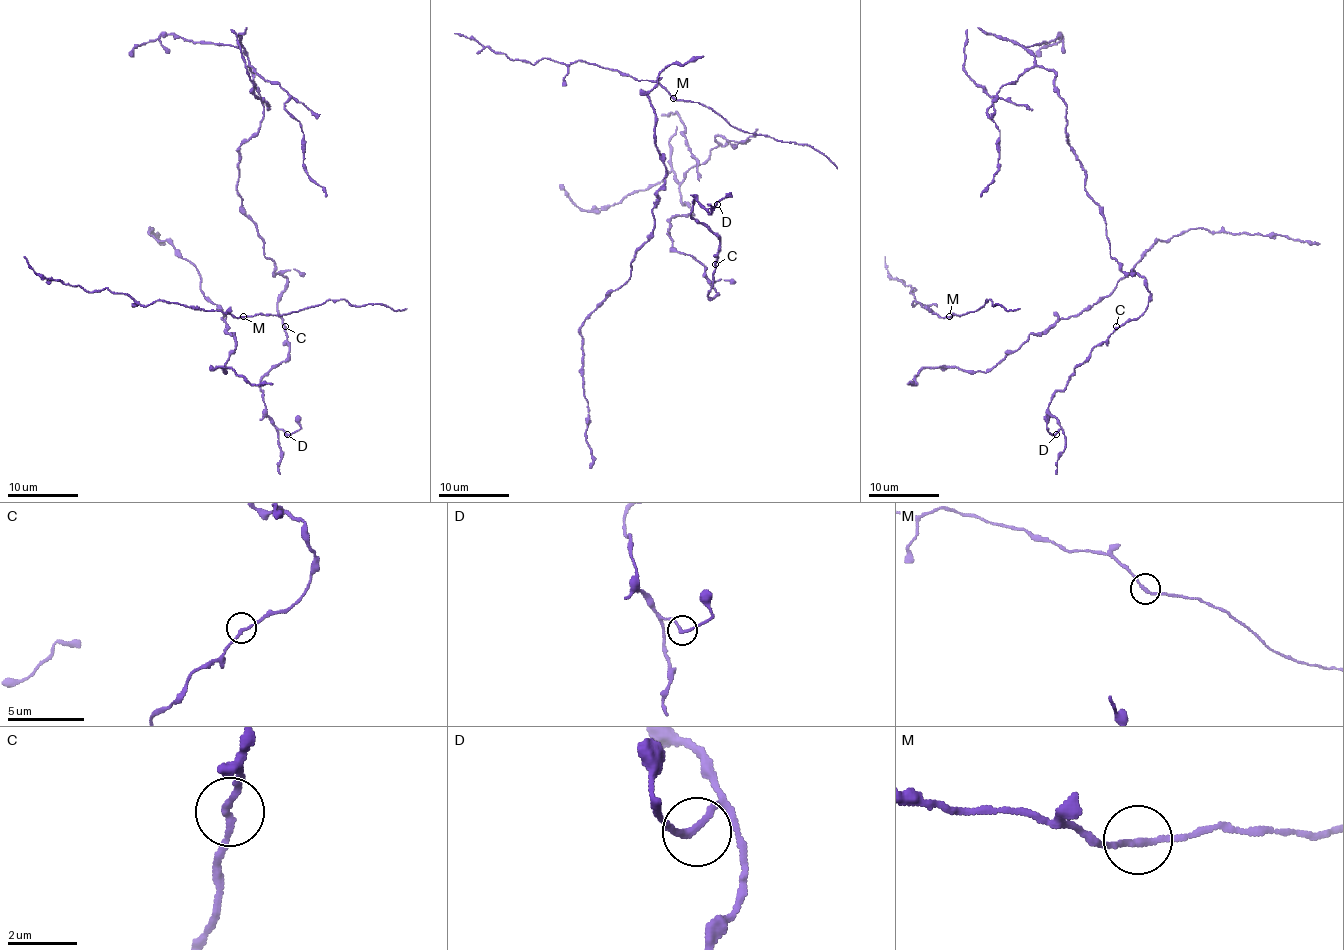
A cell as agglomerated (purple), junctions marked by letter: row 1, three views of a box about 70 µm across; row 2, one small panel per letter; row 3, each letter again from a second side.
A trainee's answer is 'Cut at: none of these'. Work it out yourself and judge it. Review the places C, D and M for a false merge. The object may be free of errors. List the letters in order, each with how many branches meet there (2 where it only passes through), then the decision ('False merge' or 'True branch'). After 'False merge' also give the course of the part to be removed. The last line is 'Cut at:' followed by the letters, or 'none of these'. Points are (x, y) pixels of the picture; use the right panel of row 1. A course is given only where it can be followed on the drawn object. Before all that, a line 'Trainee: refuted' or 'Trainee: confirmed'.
Trainee: confirmed
C: Branches: 2. True branch
D: Branches: 2. True branch
M: Branches: 2. True branch
Cut at: none of these

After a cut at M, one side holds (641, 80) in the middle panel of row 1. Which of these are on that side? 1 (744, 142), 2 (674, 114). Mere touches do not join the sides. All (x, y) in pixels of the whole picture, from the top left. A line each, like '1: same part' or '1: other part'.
1: same part
2: same part

